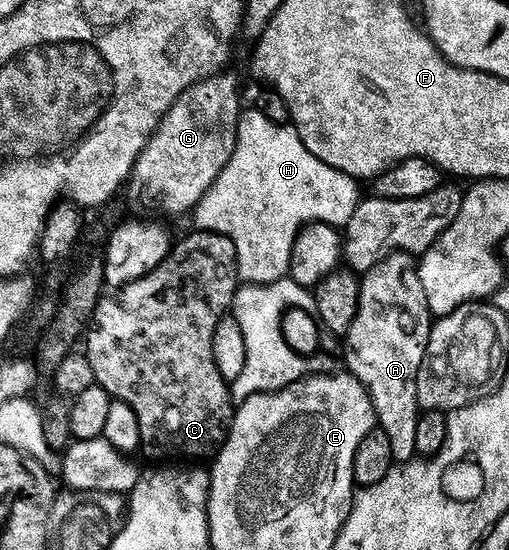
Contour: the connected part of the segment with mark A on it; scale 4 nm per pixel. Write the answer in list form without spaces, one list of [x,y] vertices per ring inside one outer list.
[[[393,251],[389,253],[386,260],[377,261],[375,265],[366,273],[363,273],[362,283],[360,285],[360,305],[358,306],[358,314],[354,318],[354,326],[350,326],[346,337],[348,349],[344,352],[344,360],[346,363],[347,371],[358,378],[358,382],[362,382],[364,392],[367,399],[372,405],[372,409],[376,411],[376,419],[379,427],[386,430],[386,438],[390,438],[390,450],[392,451],[392,459],[397,465],[403,466],[411,464],[417,459],[416,456],[416,439],[420,436],[420,416],[421,405],[418,401],[421,399],[422,393],[422,380],[420,384],[420,371],[425,371],[426,361],[428,360],[428,344],[434,339],[434,317],[428,308],[428,299],[426,298],[426,290],[422,286],[419,269],[416,265],[415,257],[407,251]]]

